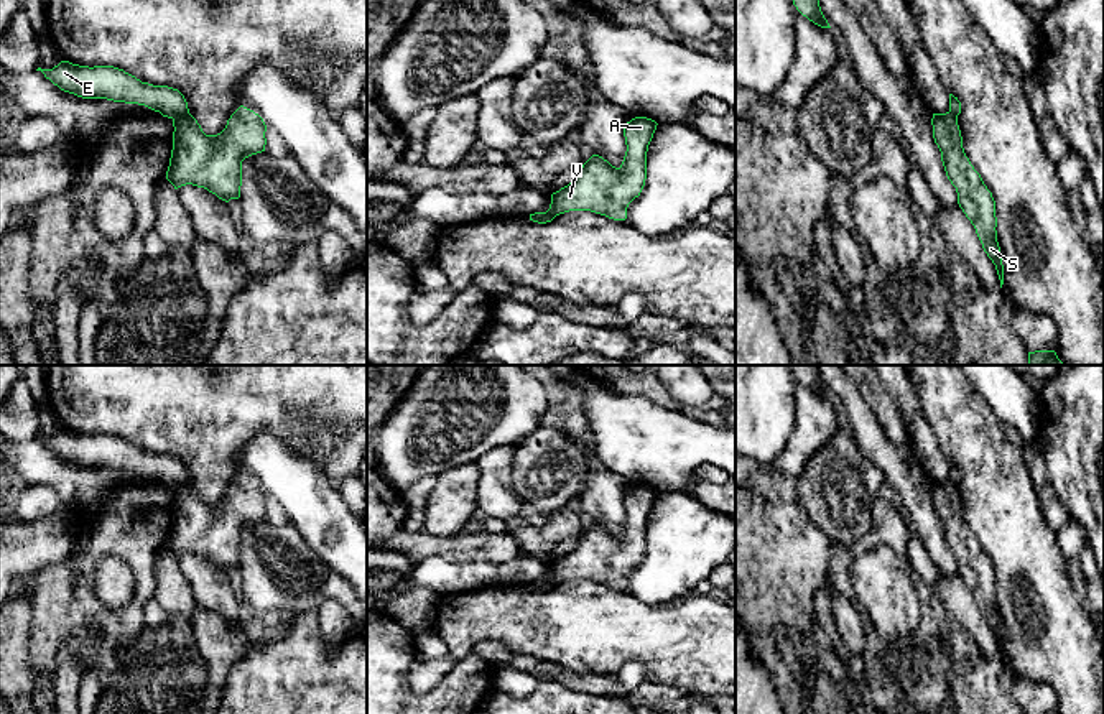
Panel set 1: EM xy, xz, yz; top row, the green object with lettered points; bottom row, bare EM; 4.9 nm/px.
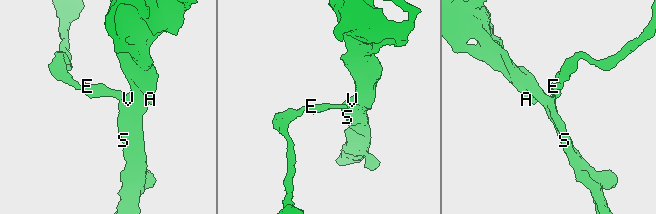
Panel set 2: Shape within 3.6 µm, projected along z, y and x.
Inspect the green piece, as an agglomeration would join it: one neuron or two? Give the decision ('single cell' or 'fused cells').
fused cells

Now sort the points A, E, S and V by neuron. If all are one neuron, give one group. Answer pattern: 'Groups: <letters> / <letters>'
Groups: A S V / E

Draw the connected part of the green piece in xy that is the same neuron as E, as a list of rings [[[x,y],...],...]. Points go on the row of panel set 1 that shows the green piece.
[[[61,61],[53,69],[38,67],[36,71],[41,71],[61,90],[82,99],[138,104],[168,118],[189,112],[188,102],[178,89],[141,82],[114,66],[89,67]]]

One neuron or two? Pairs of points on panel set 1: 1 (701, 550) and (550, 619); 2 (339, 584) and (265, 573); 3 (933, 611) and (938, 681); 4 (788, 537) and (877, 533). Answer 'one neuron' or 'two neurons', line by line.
1: two neurons
2: one neuron
3: one neuron
4: two neurons

